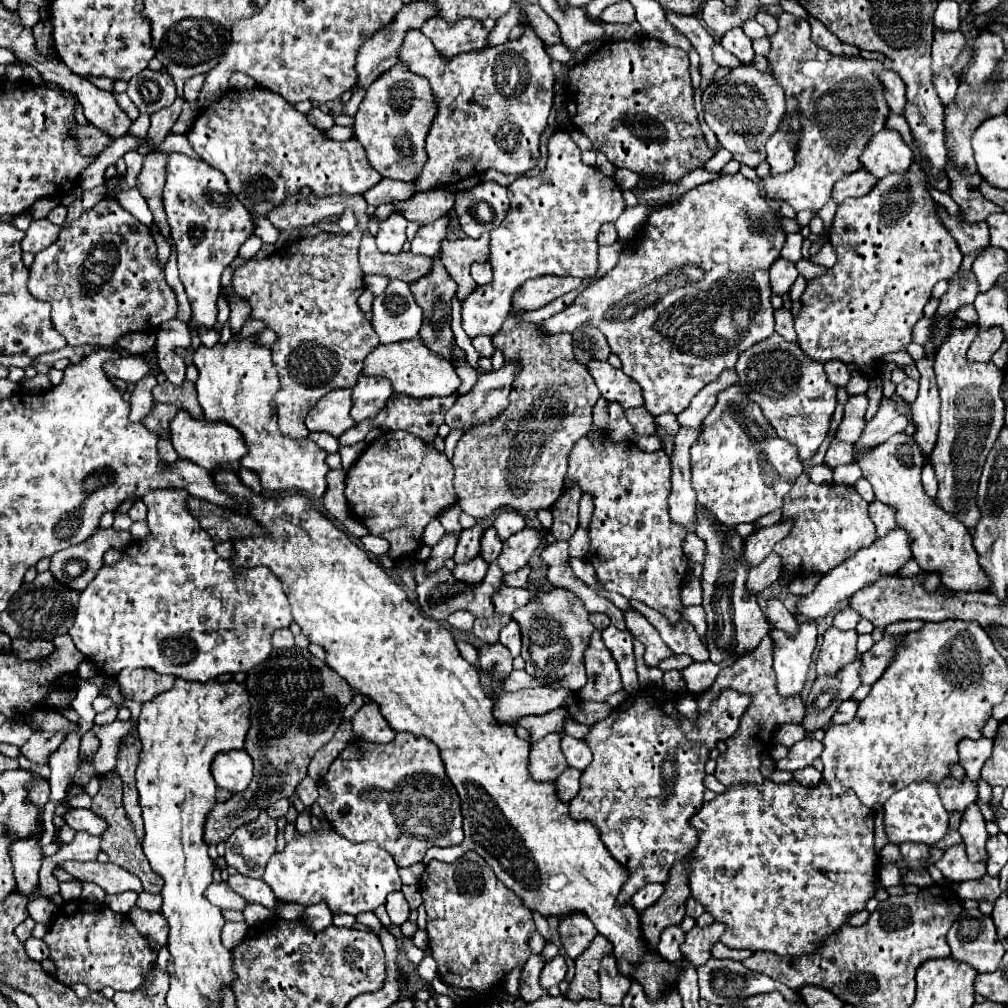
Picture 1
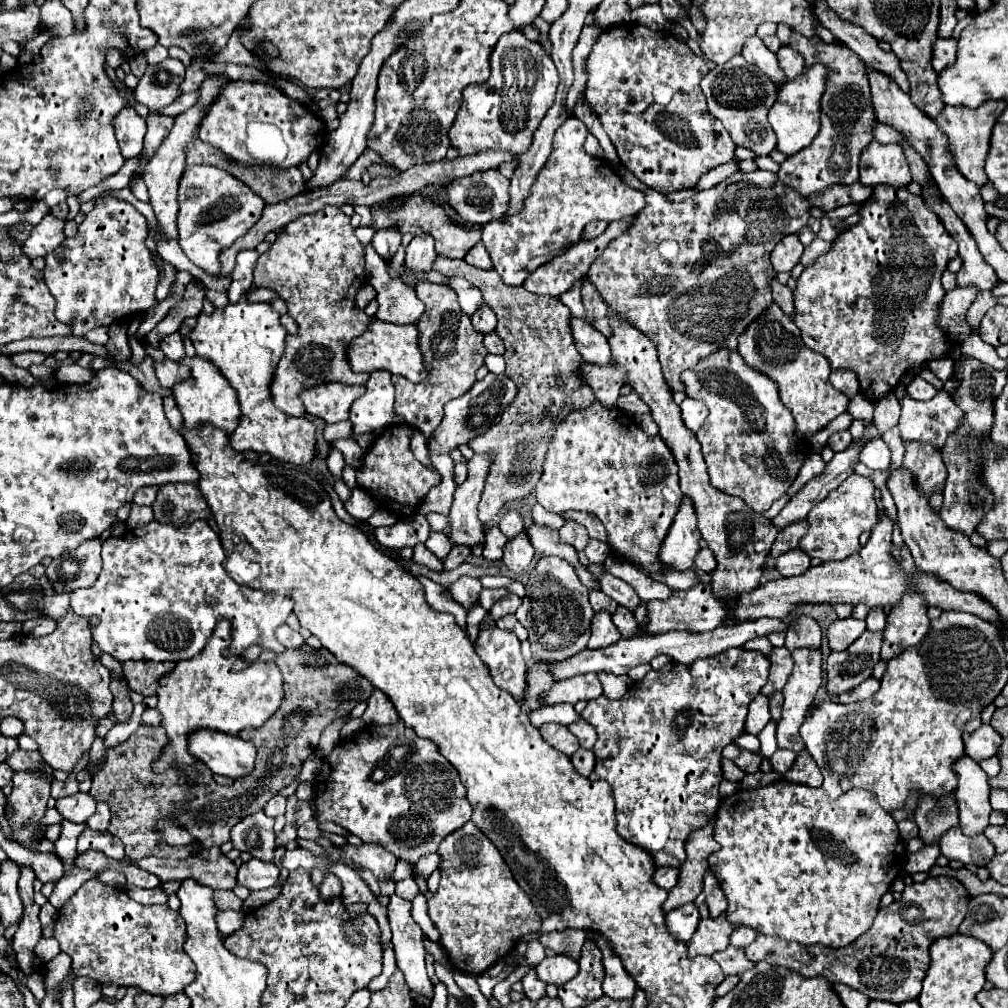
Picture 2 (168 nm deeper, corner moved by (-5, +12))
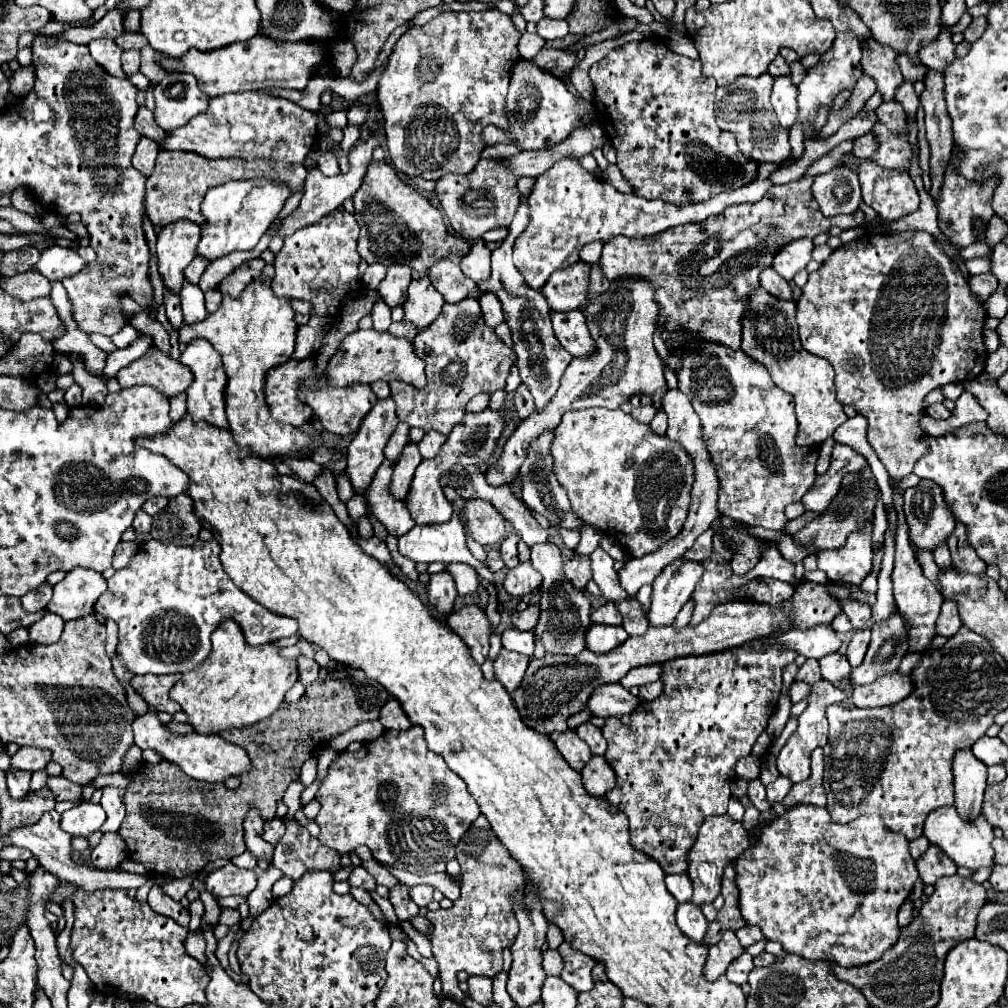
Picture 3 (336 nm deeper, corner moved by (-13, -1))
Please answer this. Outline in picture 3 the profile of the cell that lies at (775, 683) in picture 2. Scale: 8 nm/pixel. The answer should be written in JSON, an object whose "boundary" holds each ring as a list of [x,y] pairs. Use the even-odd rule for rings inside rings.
{"boundary":[[[808,659],[800,667],[800,671],[796,675],[796,681],[806,681],[806,683],[818,683],[818,681],[822,681],[822,673],[820,673],[818,661],[816,659]]]}

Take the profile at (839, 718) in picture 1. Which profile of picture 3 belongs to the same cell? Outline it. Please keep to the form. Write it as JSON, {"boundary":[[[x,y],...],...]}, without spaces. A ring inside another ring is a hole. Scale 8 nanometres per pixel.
{"boundary":[[[894,671],[890,675],[878,677],[870,685],[858,685],[854,687],[852,703],[856,707],[882,707],[902,701],[906,695],[914,691],[914,683],[910,675],[902,675],[900,671]]]}

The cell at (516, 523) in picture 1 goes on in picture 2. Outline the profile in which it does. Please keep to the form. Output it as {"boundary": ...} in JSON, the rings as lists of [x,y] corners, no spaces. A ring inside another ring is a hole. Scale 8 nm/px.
{"boundary":[[[508,510],[500,520],[498,520],[498,528],[508,536],[514,538],[514,534],[524,530],[524,522],[522,522],[522,514],[518,510]]]}

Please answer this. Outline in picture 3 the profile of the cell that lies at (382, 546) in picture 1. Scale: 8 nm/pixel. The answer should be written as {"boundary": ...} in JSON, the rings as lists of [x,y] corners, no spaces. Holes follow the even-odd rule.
{"boundary":[[[457,499],[453,503],[454,515],[452,515],[452,519],[450,519],[448,523],[422,525],[422,527],[416,525],[416,527],[412,527],[406,535],[402,535],[402,537],[398,539],[398,549],[400,549],[400,553],[402,553],[404,557],[412,559],[414,563],[434,563],[434,561],[440,561],[440,563],[454,563],[454,561],[468,563],[468,565],[472,565],[472,567],[478,571],[480,577],[488,580],[497,587],[494,574],[486,569],[486,565],[482,565],[480,561],[476,561],[474,555],[470,553],[470,549],[466,547],[466,535],[464,535],[464,527],[462,527],[460,515],[458,515],[458,511],[464,507],[465,502],[464,499]]]}

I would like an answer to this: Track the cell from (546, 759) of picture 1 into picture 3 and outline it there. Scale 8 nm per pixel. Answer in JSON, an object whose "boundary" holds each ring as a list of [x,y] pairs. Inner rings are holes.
{"boundary":[[[568,729],[564,733],[552,733],[550,739],[554,741],[556,749],[560,751],[560,755],[568,761],[568,765],[574,769],[574,771],[582,771],[582,767],[590,761],[592,753],[590,753],[590,747],[586,741],[582,741],[576,731]]]}

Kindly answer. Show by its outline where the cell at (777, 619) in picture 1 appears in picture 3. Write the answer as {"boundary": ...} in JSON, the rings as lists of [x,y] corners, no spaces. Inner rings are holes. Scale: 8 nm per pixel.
{"boundary":[[[834,653],[834,655],[826,655],[824,659],[820,659],[820,667],[822,667],[822,677],[830,683],[838,683],[842,679],[850,679],[850,663],[844,655]]]}

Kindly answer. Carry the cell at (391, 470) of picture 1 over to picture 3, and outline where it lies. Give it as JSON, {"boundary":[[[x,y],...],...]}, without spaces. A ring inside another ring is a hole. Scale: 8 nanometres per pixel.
{"boundary":[[[408,443],[400,455],[400,459],[394,465],[394,475],[392,475],[392,483],[390,483],[390,491],[396,499],[404,499],[408,495],[410,483],[412,483],[412,475],[416,465],[420,465],[422,455],[418,451],[416,443]]]}

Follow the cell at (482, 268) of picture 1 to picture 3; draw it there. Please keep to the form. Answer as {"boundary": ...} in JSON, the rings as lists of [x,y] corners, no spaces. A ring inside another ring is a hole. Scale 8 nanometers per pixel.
{"boundary":[[[482,239],[470,243],[470,251],[466,253],[466,259],[462,259],[460,267],[462,273],[474,283],[480,283],[490,277],[490,249]]]}

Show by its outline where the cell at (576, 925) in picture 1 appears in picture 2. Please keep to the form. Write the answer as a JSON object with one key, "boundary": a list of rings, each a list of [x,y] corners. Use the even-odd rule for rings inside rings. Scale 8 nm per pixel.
{"boundary":[[[588,932],[590,940],[594,940],[596,946],[600,946],[604,958],[604,970],[606,970],[606,978],[604,978],[604,994],[610,998],[632,998],[634,990],[636,990],[636,982],[634,978],[630,978],[630,974],[626,974],[620,958],[610,950],[610,942],[606,942],[600,934]]]}

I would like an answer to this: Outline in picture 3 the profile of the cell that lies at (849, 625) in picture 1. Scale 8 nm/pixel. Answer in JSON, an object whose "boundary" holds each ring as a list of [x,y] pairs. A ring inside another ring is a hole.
{"boundary":[[[838,613],[838,615],[834,617],[834,621],[830,623],[830,627],[832,627],[834,631],[838,631],[838,633],[848,633],[848,631],[852,629],[852,625],[850,625],[850,621],[848,621],[848,617],[846,617],[844,613]]]}

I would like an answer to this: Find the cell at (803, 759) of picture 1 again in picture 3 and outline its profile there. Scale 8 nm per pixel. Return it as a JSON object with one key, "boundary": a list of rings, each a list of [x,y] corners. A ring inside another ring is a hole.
{"boundary":[[[780,777],[780,779],[776,779],[774,783],[770,783],[770,785],[766,787],[766,799],[768,799],[768,803],[770,803],[770,805],[782,803],[782,799],[784,799],[786,793],[790,791],[790,787],[792,787],[792,781],[786,779],[786,777]]]}

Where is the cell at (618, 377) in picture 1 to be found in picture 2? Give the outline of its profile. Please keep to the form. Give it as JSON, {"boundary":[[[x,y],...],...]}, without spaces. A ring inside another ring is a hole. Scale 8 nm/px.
{"boundary":[[[572,318],[572,334],[584,362],[590,362],[594,366],[610,366],[612,352],[604,334],[586,326],[586,322],[578,318]]]}

